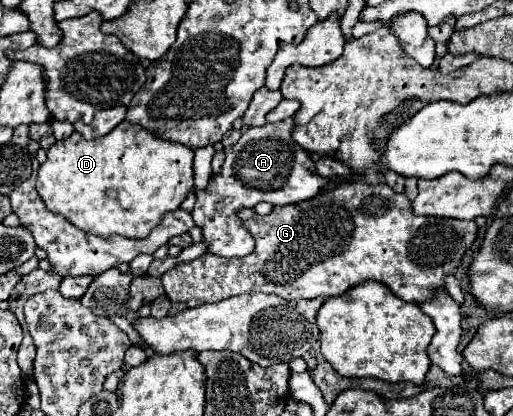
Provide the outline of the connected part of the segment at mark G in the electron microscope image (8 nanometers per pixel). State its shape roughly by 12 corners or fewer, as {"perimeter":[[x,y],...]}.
{"perimeter":[[345,182],[161,276],[187,308],[237,294],[443,288],[477,224]]}

